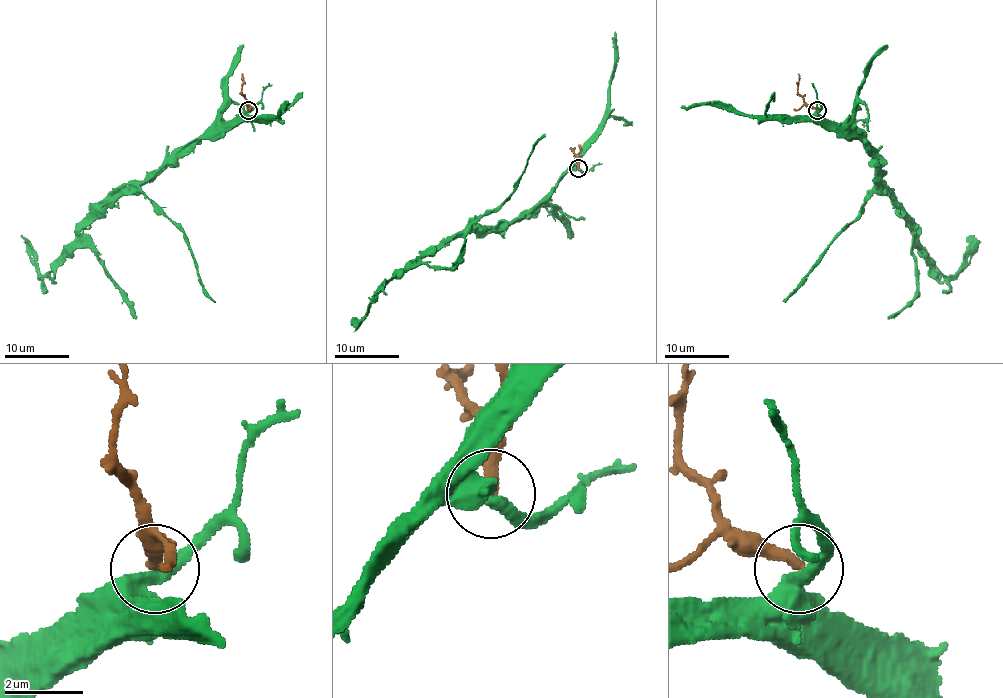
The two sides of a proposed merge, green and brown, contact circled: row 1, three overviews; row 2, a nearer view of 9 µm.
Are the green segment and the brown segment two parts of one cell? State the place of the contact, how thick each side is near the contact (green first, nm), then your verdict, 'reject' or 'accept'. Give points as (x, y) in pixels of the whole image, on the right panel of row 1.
place (817, 110); calibres 360 and 340 nm; reject

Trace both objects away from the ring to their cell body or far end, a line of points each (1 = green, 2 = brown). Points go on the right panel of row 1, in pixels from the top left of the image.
1: (818, 110), (871, 151), (874, 172), (914, 230), (917, 248), (945, 275), (958, 270), (974, 235)
2: (816, 110), (797, 92), (797, 73)

